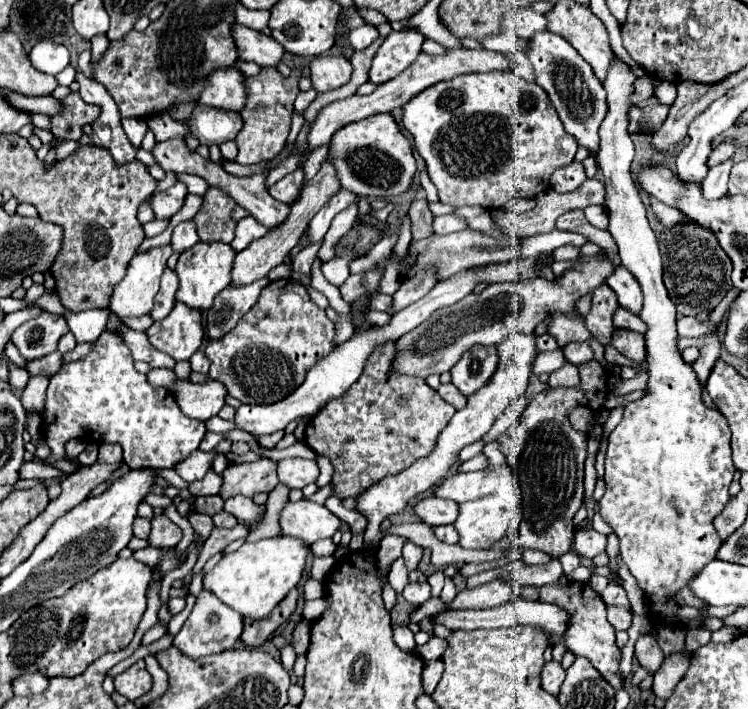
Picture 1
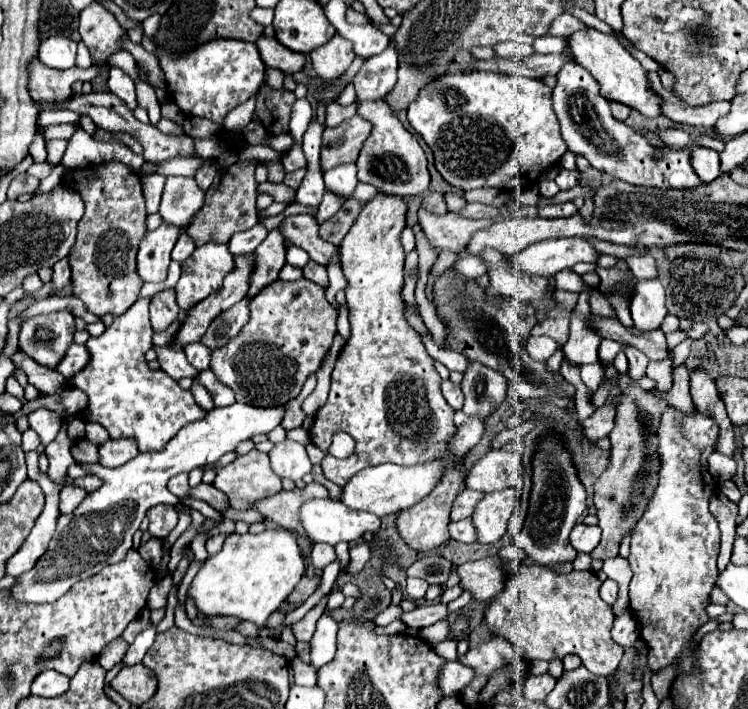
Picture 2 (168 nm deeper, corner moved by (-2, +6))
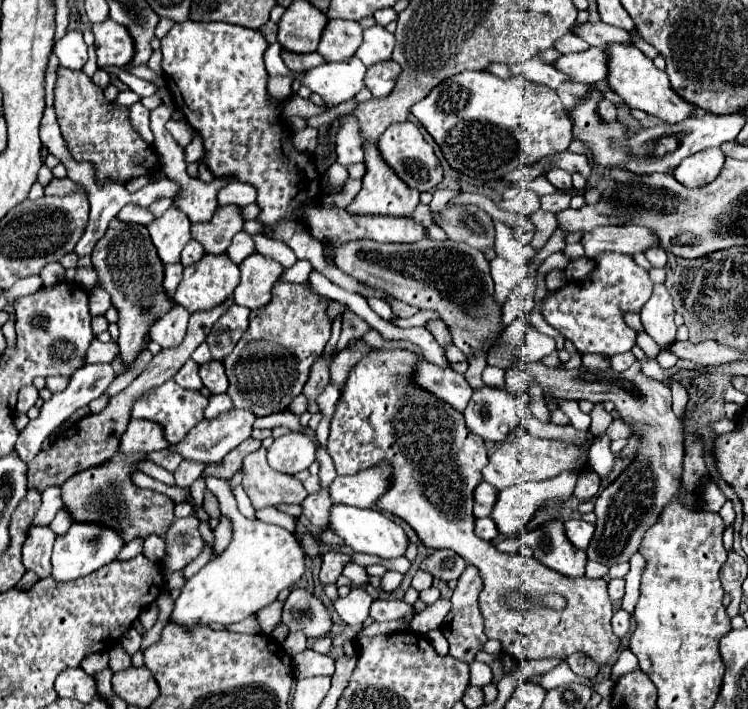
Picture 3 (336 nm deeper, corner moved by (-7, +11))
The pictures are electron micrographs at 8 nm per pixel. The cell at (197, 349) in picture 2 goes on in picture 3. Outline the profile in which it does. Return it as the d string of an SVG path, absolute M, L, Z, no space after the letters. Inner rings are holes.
M201 343L201 345L193 351L191 359L193 359L195 363L199 363L199 365L213 361L213 357L211 357L211 353L209 353L209 345L207 345L207 343Z

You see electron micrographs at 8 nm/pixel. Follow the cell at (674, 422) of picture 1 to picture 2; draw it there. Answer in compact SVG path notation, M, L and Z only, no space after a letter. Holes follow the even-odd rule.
M670 406L662 416L658 438L658 452L662 462L660 480L654 490L652 502L648 504L648 510L632 532L630 544L630 568L634 572L630 582L630 610L642 624L640 638L648 648L648 668L652 672L658 672L666 666L678 666L676 676L698 674L698 642L694 642L694 634L710 620L710 616L706 614L706 606L710 604L710 592L718 576L716 558L720 550L720 530L716 518L708 510L710 496L716 492L716 480L710 476L706 462L706 458L714 452L718 426L712 418L706 418L700 412L682 414L680 410Z

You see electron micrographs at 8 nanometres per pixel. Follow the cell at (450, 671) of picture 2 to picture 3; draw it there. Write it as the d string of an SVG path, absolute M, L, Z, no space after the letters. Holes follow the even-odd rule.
M471 661L469 663L469 685L477 685L483 687L487 683L491 683L491 669L487 663L479 663L479 661Z

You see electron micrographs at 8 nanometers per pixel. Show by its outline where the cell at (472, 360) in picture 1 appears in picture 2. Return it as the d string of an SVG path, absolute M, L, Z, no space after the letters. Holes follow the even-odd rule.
M470 362L470 368L466 370L460 386L466 396L462 408L464 416L480 416L482 420L486 420L494 410L502 406L508 390L506 378L500 378L500 374L478 362Z

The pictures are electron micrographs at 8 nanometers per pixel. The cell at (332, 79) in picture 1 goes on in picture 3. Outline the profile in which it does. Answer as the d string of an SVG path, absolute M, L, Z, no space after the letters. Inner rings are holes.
M331 19L321 35L321 43L317 47L317 53L323 55L323 59L327 63L345 61L355 55L361 41L363 41L361 25L357 21Z

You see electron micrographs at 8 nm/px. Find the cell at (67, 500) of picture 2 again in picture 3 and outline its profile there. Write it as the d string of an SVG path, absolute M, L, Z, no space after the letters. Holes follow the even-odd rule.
M61 507L61 513L49 523L49 527L57 533L57 535L63 535L65 529L69 529L69 525L73 523L73 515L69 515L69 511L65 507Z

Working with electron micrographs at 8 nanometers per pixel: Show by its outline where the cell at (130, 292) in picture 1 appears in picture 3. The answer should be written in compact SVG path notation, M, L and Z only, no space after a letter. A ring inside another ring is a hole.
M169 207L159 219L155 219L147 227L163 265L171 265L171 263L179 261L183 247L191 239L189 227L191 227L191 223L189 223L187 215L173 207Z

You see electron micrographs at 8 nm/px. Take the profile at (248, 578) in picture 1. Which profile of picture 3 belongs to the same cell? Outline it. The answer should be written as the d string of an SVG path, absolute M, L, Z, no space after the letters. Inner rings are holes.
M213 475L205 477L207 489L219 499L219 511L231 521L233 539L229 547L207 563L199 573L187 579L175 601L171 621L177 625L209 625L239 623L259 609L271 605L283 589L293 589L305 573L305 555L293 533L279 525L267 525L259 519L245 519L235 505L229 481Z

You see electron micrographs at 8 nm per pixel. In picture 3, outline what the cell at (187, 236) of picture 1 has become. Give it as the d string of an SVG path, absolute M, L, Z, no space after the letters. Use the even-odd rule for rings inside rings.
M191 239L191 241L185 245L183 253L181 253L181 263L183 263L183 265L193 265L193 263L197 263L197 261L201 259L203 253L205 253L205 251L203 251L203 245Z

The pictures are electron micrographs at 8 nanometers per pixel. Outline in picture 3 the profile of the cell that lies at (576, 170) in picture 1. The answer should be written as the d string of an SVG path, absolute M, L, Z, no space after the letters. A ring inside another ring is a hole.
M553 169L547 171L545 177L559 189L559 191L571 191L573 189L573 181L571 181L571 173L563 171L563 169Z

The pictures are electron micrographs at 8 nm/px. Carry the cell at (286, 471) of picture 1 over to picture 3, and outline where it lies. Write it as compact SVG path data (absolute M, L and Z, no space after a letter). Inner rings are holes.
M287 433L273 441L267 461L275 471L295 475L315 461L315 445L305 433Z

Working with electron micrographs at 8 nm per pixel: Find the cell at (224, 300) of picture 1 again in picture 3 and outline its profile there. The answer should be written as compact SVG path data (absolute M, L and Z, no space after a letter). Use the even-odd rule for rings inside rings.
M231 305L219 317L219 321L213 325L205 339L205 343L211 347L213 359L221 361L221 357L227 357L233 351L233 347L237 345L237 341L241 339L249 325L249 313L251 311L241 305Z

